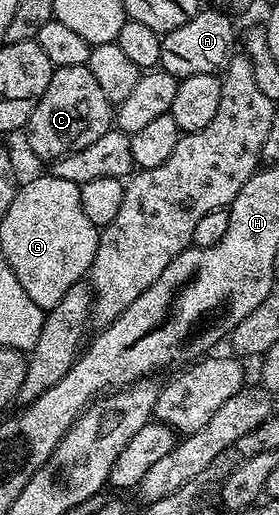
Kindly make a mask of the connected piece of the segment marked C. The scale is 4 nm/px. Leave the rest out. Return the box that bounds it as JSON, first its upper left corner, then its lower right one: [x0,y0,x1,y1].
[24,65,112,163]

